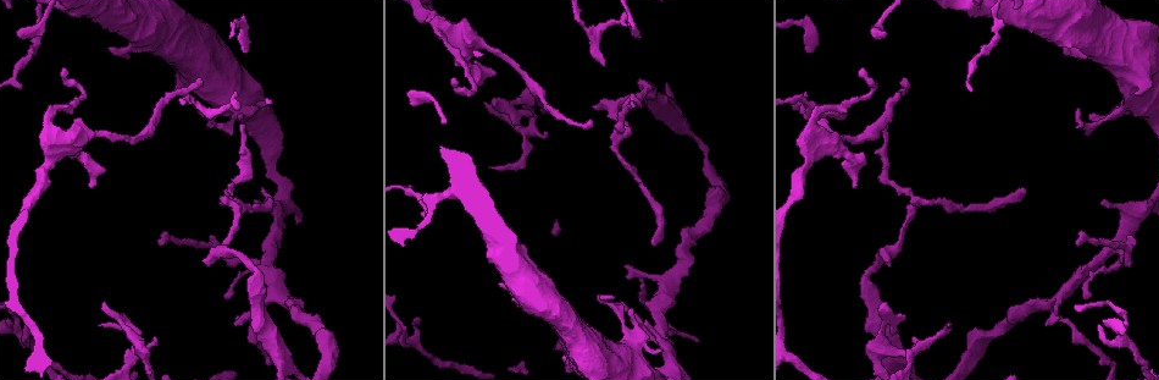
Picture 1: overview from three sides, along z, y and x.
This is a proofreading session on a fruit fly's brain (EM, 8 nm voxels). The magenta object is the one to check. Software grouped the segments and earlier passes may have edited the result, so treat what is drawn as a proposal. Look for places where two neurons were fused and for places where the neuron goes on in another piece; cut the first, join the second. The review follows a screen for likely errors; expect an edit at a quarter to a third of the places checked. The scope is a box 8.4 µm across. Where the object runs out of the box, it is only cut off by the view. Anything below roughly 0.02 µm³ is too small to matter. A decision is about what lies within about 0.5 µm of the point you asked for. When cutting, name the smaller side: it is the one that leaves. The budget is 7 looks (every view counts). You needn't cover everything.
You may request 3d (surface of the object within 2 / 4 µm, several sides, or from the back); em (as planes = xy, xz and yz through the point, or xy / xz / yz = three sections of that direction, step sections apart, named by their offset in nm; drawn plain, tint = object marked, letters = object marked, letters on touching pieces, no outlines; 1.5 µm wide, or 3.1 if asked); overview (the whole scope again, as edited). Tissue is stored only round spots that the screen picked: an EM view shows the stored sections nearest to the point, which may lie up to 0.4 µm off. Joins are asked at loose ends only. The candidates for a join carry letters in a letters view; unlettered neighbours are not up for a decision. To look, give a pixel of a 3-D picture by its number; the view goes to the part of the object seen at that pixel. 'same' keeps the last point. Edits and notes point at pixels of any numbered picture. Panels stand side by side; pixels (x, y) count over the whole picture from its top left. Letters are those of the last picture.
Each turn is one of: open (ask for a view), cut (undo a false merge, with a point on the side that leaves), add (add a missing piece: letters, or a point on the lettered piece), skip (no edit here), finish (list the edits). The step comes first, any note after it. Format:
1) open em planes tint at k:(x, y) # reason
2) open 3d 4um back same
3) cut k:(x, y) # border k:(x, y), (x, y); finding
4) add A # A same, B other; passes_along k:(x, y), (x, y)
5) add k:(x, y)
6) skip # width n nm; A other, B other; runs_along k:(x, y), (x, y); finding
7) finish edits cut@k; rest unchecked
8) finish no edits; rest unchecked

open 3d 2um at 1:(200, 82) # branch stops here

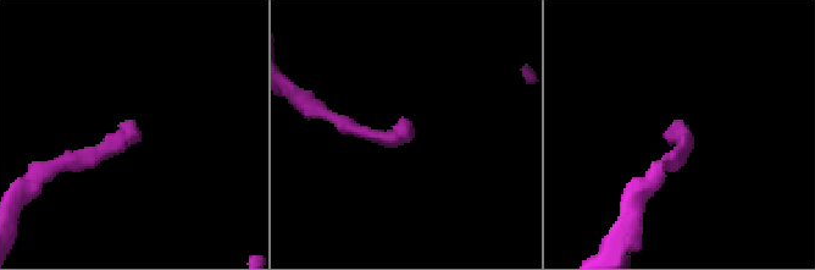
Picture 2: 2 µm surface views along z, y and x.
open em planes letters at 2:(410, 139)

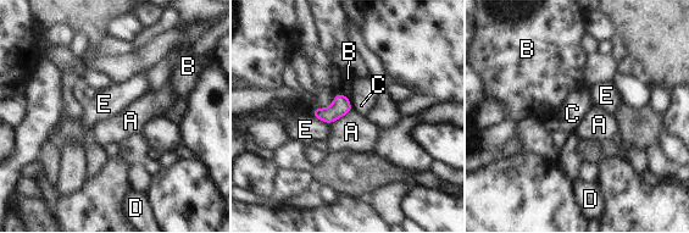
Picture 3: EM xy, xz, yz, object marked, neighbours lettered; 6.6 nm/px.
skip # longest_contact A 180 nm; A other, B other, C other, D other, E other; border 3:(351, 110), (329, 123); no lettered piece goes on from it

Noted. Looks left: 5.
open em planes letters at 1:(597, 110) # an open end

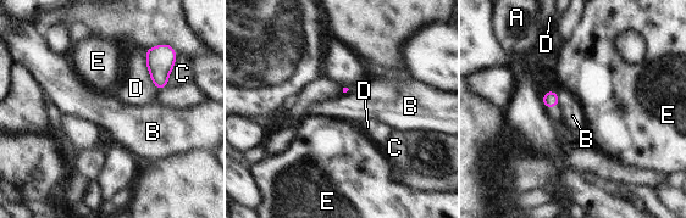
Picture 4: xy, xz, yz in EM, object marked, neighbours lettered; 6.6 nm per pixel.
skip # A other, B other, C other, D other, E other; no lettered piece goes on from it

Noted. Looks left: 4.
open em planes tint at 1:(1025, 189) # long arm stops here

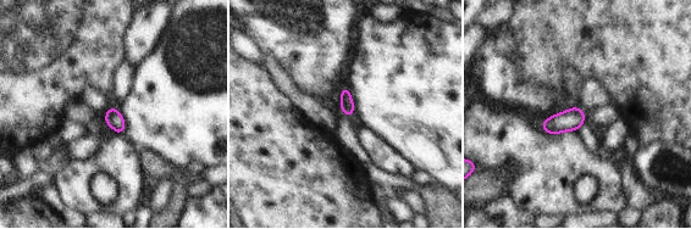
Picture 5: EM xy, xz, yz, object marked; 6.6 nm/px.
open em planes letters same # see the neighbours

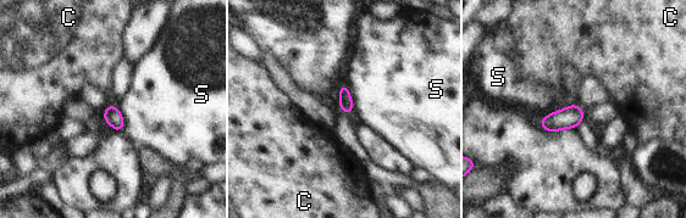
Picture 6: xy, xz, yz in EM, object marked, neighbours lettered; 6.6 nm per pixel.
skip # width 100 nm; C other, S other; border 6:(343, 83), (352, 98), (350, 115); none of them fits

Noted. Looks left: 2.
finish no edits; rest unchecked

